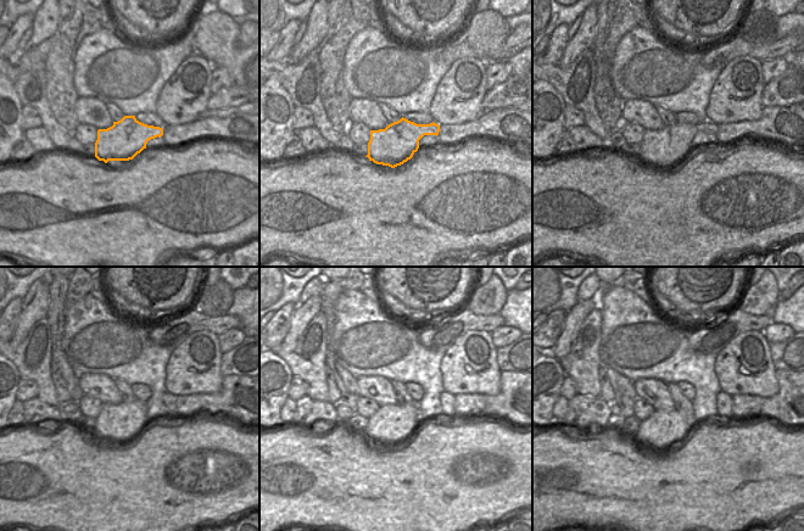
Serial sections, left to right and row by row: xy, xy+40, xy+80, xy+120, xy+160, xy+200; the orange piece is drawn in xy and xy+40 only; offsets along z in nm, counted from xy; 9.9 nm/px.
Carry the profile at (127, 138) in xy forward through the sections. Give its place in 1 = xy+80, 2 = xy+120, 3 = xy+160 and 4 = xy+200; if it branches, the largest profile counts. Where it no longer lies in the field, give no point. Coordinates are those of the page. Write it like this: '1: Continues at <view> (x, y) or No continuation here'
1: Continues at xy+80 (669, 146)
2: Continues at xy+120 (121, 423)
3: Continues at xy+160 (392, 424)
4: Continues at xy+200 (657, 434)

